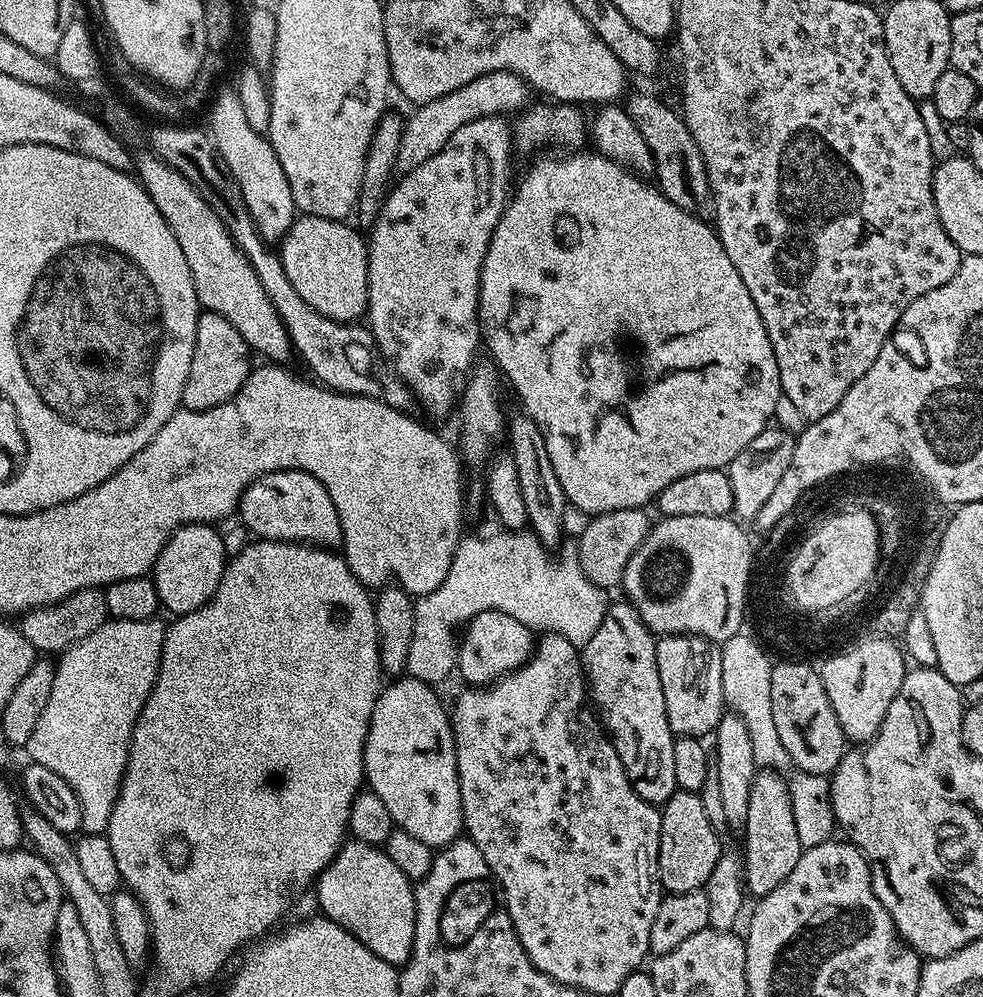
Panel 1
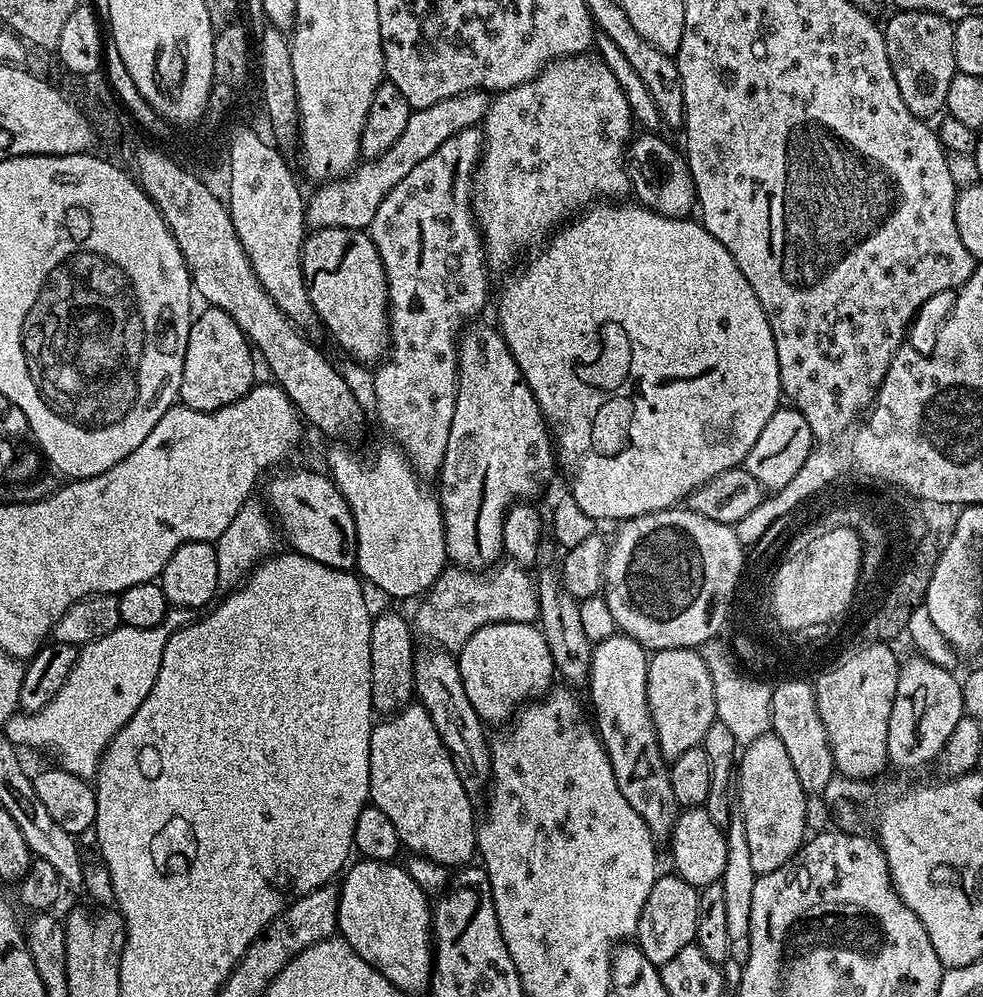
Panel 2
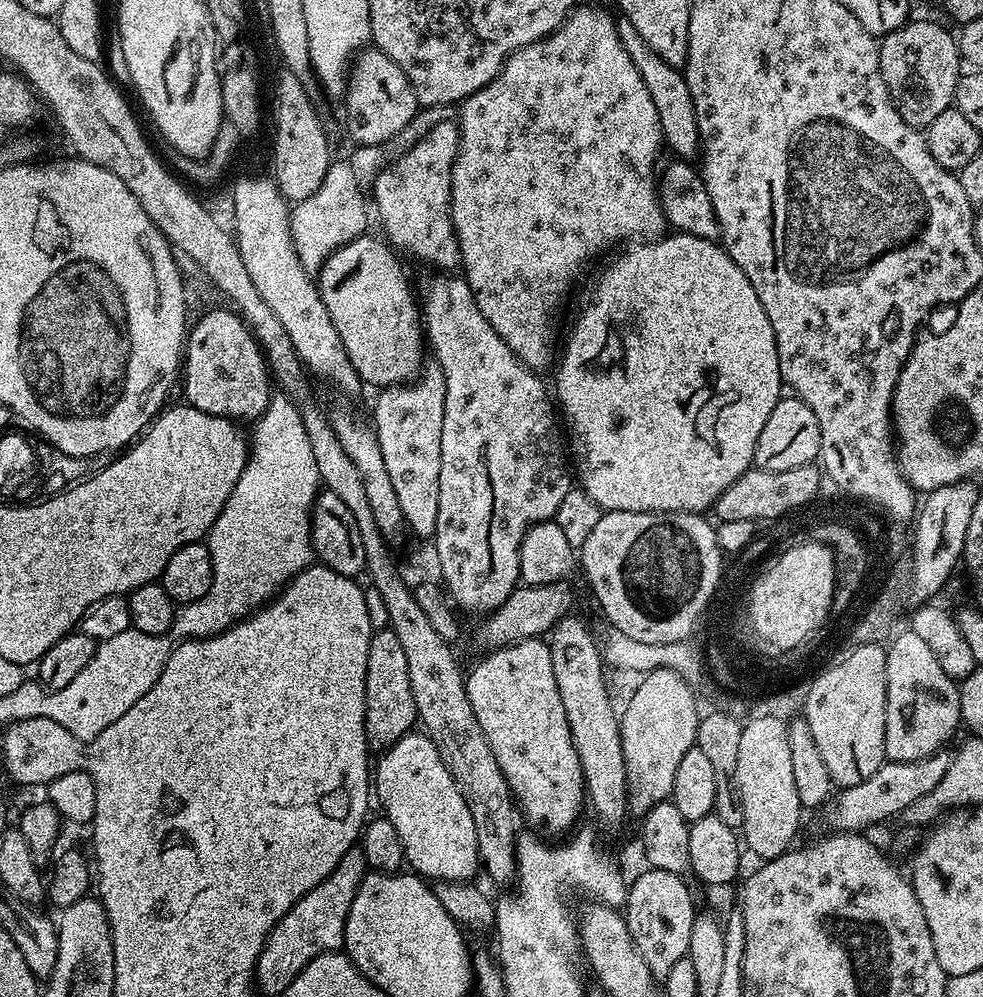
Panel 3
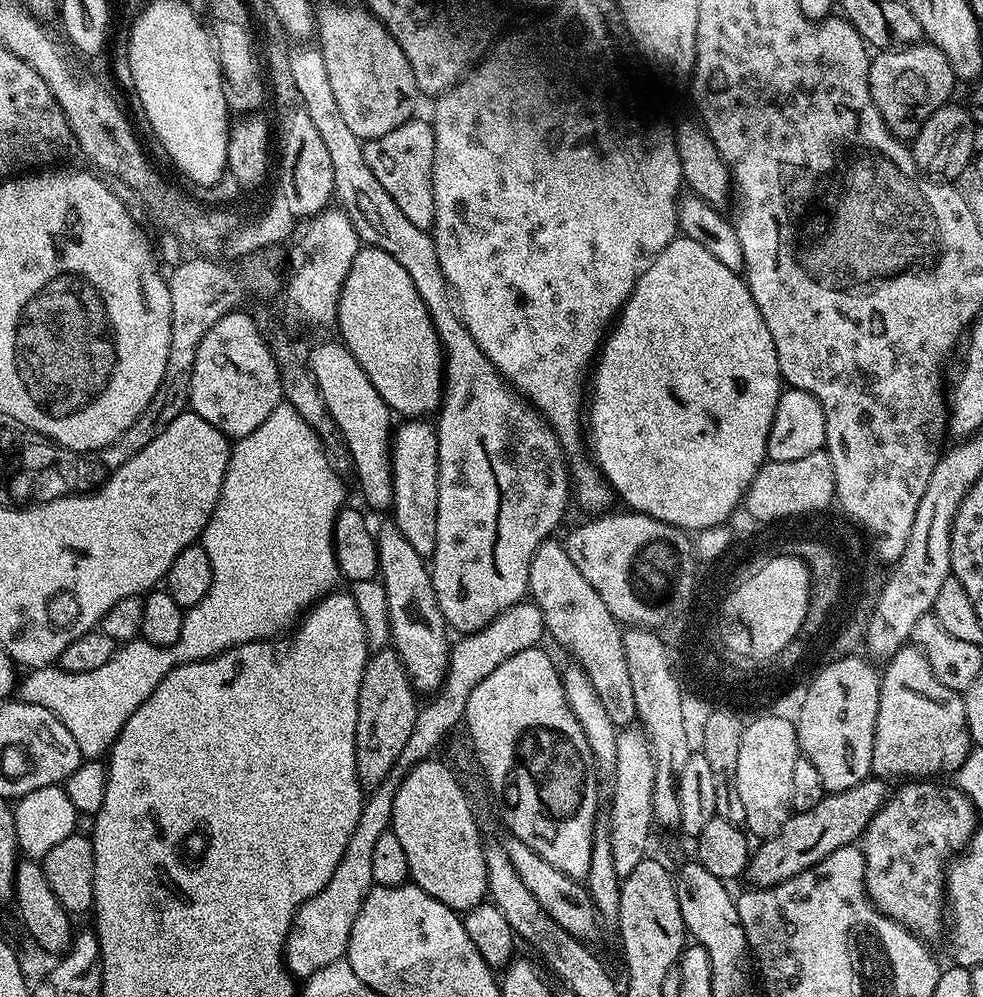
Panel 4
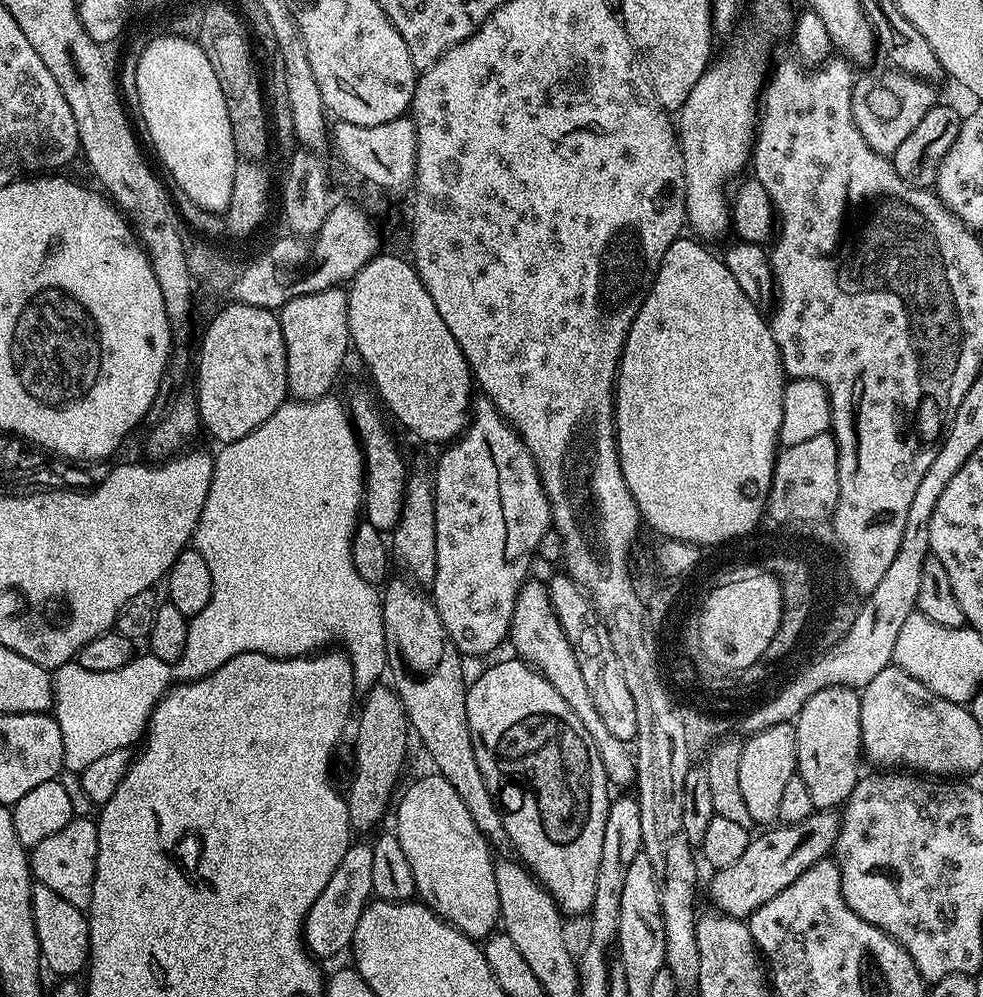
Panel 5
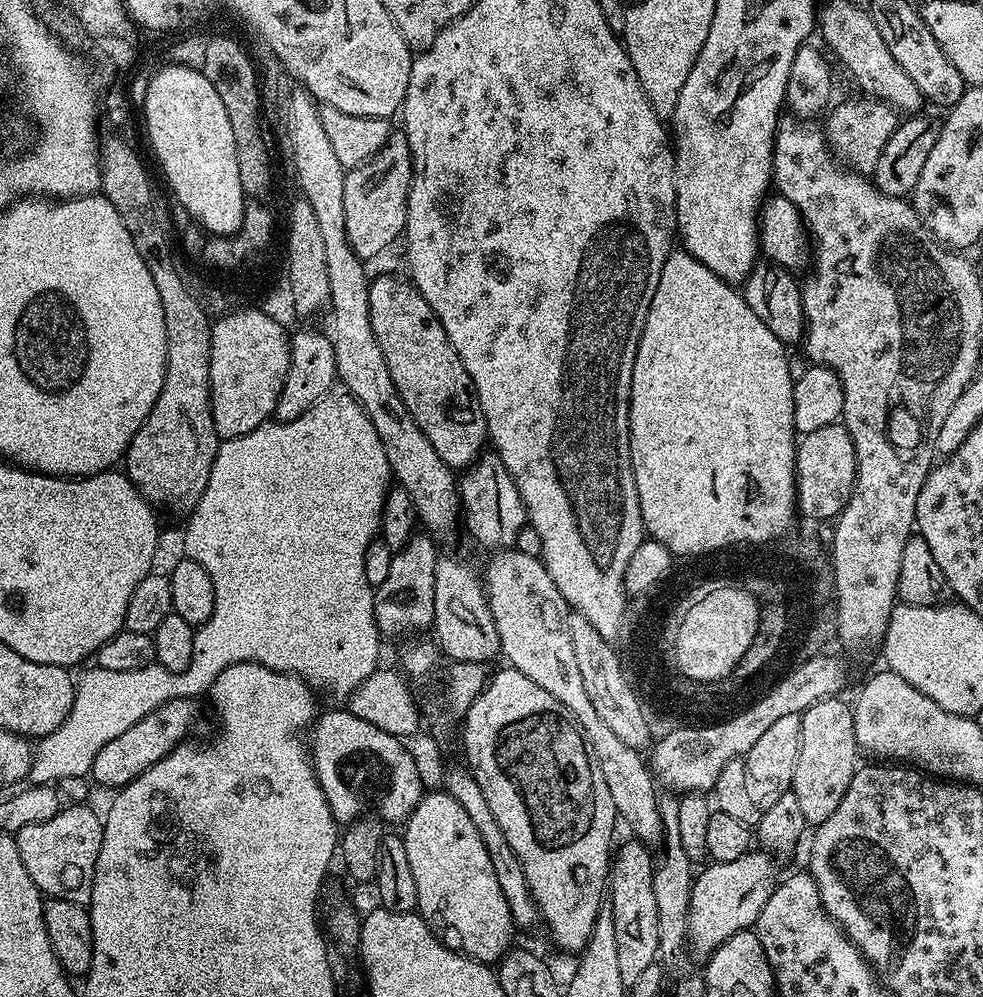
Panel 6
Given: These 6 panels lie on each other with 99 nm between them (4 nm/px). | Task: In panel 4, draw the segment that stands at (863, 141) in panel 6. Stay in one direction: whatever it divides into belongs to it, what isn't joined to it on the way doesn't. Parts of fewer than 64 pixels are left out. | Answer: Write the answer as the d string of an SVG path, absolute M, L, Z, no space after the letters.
M927 42L877 51L868 62L870 98L874 98L874 106L888 129L905 142L918 134L934 110L953 99L952 87L955 84L958 84L958 77L946 54Z

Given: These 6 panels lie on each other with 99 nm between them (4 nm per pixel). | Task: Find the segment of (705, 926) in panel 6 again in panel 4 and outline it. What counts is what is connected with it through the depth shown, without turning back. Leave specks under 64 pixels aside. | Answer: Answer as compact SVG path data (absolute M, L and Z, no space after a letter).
M869 778L858 786L850 786L850 790L827 793L822 802L810 810L793 812L778 834L761 839L757 848L755 845L748 861L747 883L758 888L772 888L802 874L802 870L810 870L810 866L822 862L826 854L834 854L834 850L842 850L847 844L856 844L889 795L890 788L882 781Z

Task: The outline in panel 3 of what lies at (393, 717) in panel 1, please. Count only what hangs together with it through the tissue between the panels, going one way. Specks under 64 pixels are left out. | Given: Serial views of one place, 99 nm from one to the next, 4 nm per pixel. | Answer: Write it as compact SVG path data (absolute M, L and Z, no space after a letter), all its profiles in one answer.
M413 730L406 733L398 742L394 742L374 764L374 796L380 799L384 807L383 815L394 822L394 830L398 830L398 838L402 838L402 850L407 867L415 875L428 882L437 880L473 879L472 875L481 871L477 835L469 807L454 782L453 775L446 763L438 754L438 748L423 731Z

